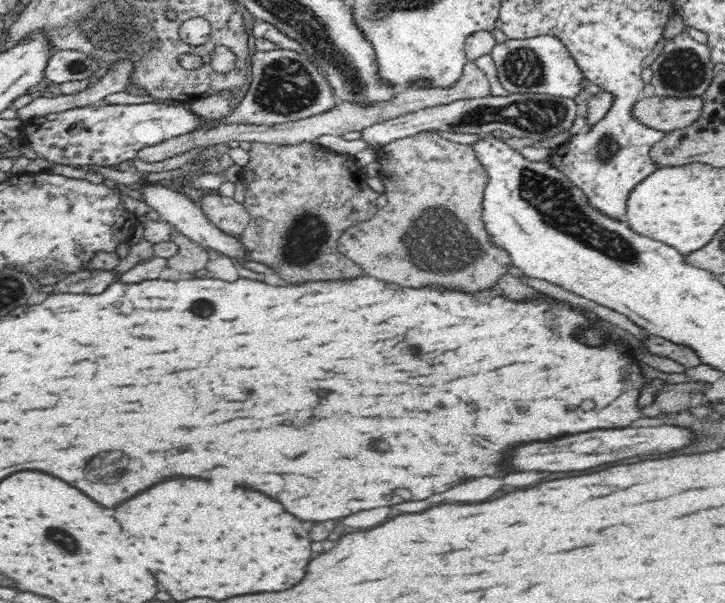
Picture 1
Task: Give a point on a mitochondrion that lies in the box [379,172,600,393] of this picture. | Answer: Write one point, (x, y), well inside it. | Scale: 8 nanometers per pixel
(439, 242)

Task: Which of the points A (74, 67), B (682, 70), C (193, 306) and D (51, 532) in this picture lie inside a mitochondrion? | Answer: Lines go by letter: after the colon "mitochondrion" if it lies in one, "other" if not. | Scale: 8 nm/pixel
A: mitochondrion
B: mitochondrion
C: mitochondrion
D: mitochondrion

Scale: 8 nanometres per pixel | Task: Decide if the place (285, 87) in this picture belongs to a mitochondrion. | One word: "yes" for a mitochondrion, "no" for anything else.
yes

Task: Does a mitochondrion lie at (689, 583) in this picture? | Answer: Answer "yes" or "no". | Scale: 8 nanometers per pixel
no

